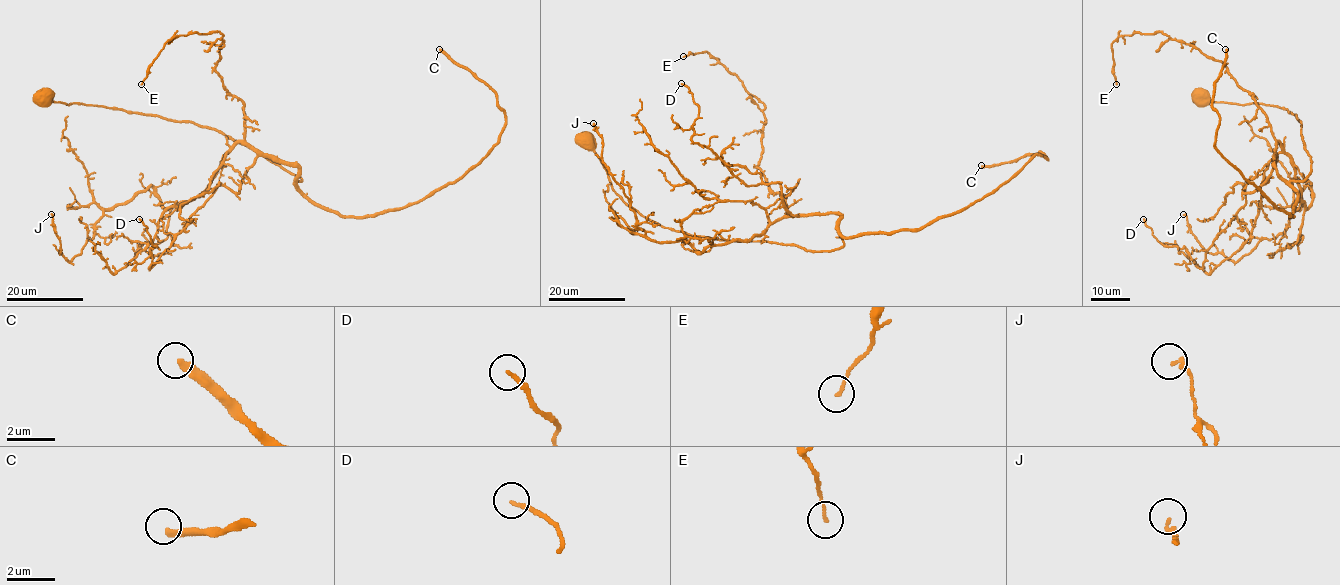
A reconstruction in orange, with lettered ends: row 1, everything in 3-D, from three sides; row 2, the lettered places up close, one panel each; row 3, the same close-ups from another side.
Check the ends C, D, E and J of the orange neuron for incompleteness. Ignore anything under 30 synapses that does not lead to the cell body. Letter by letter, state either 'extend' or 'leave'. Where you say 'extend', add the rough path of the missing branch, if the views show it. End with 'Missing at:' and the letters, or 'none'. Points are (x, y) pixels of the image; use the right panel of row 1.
C: extend
D: leave
E: leave
J: leave
Missing at: C

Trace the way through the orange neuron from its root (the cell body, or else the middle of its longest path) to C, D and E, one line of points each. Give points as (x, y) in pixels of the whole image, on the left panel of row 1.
C: (45, 98), (215, 128), (298, 175), (317, 203), (375, 216), (454, 182), (498, 142), (497, 95), (439, 49)
D: (45, 98), (215, 128), (301, 178), (259, 155), (239, 192), (219, 185), (151, 268), (156, 246), (139, 219)
E: (45, 98), (215, 128), (301, 180), (245, 141), (243, 103), (215, 70), (220, 33), (172, 37), (141, 84)

